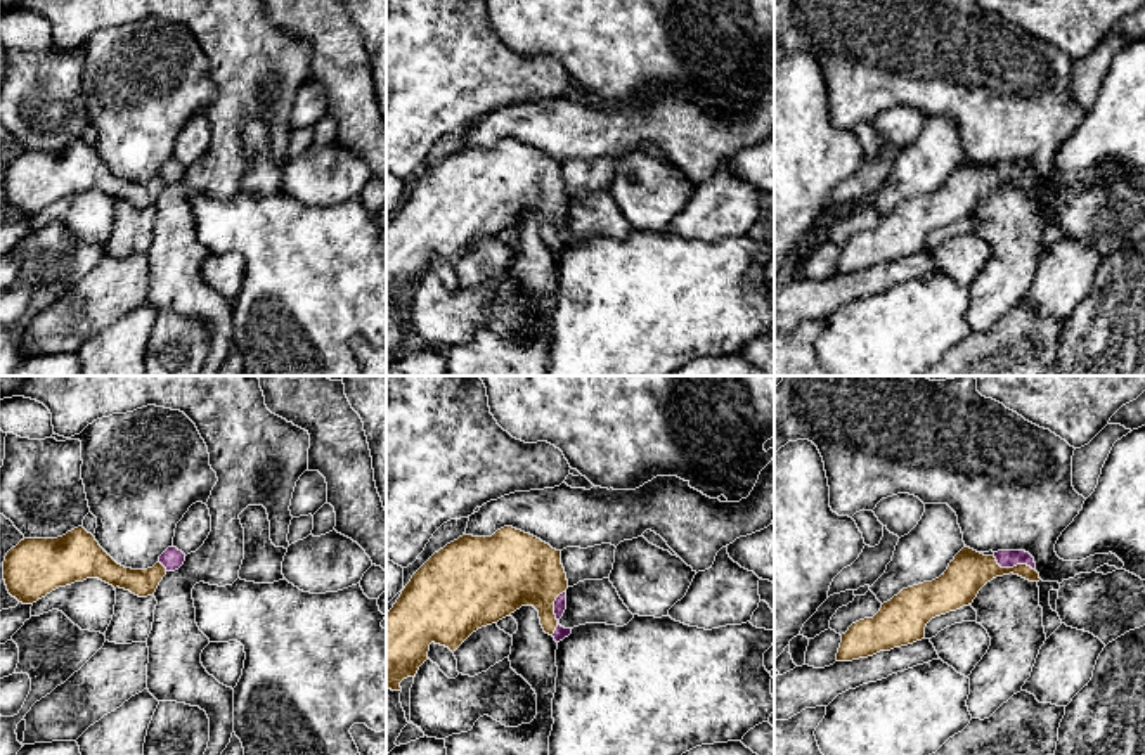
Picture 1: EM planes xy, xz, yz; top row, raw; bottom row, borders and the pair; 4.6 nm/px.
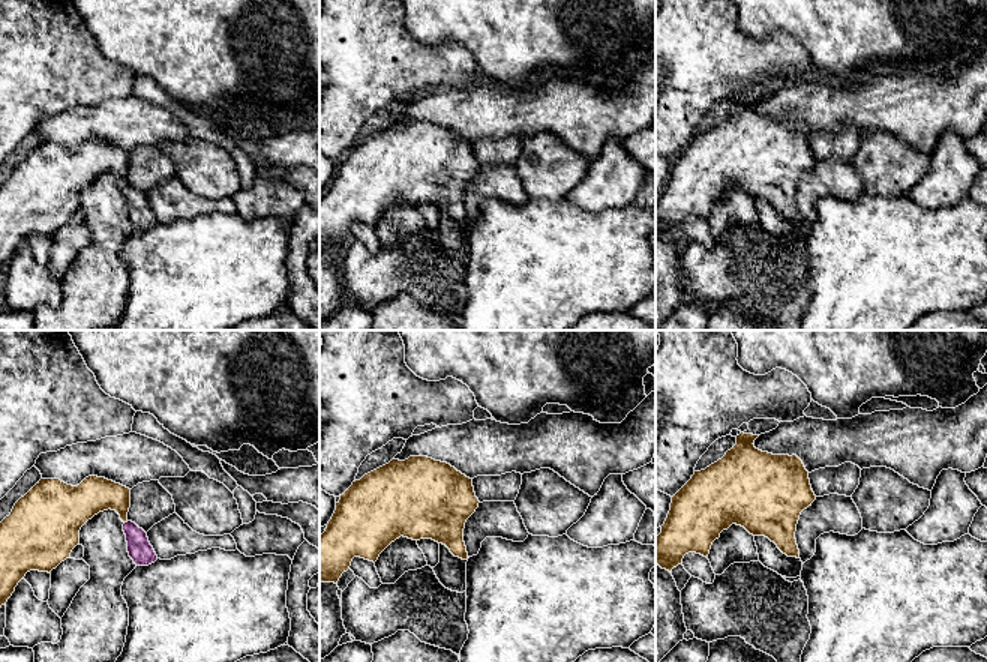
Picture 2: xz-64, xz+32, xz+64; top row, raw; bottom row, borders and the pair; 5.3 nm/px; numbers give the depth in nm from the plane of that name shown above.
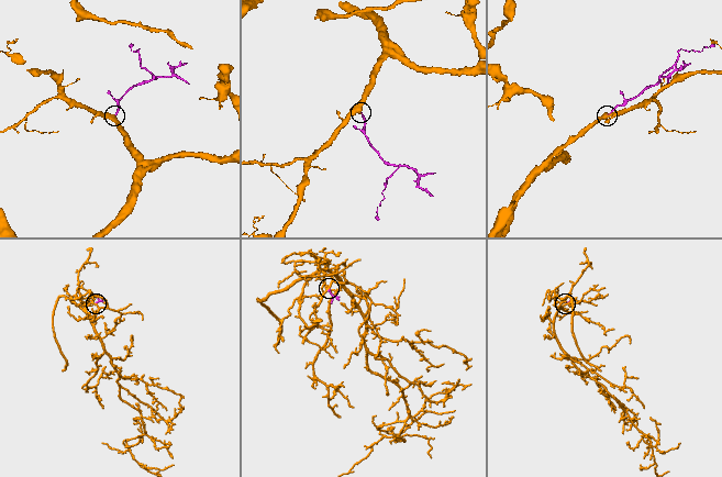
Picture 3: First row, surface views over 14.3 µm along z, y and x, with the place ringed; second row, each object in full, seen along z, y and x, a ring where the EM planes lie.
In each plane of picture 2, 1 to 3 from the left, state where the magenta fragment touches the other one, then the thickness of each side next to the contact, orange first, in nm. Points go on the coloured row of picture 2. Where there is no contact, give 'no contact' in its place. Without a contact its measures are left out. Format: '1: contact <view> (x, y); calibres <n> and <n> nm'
1: no contact
2: no contact
3: no contact

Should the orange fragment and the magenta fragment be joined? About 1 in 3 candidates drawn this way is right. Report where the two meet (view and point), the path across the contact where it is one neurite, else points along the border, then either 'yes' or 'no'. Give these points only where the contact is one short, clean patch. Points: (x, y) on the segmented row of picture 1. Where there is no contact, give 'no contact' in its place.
contact xz (553, 612); way xz (518, 570), (551, 603), (553, 612), (560, 605); yes

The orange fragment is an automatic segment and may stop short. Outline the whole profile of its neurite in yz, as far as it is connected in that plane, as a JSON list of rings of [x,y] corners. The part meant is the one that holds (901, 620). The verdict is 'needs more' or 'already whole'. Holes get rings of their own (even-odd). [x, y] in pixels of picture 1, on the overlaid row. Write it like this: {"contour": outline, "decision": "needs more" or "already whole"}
{"contour": [[[965,545],[939,578],[902,589],[873,618],[852,623],[842,634],[837,661],[868,658],[925,639],[932,618],[972,604],[987,582],[1010,573],[1029,582],[1041,580],[1034,558],[1025,551],[984,556]]], "decision": "needs more"}

